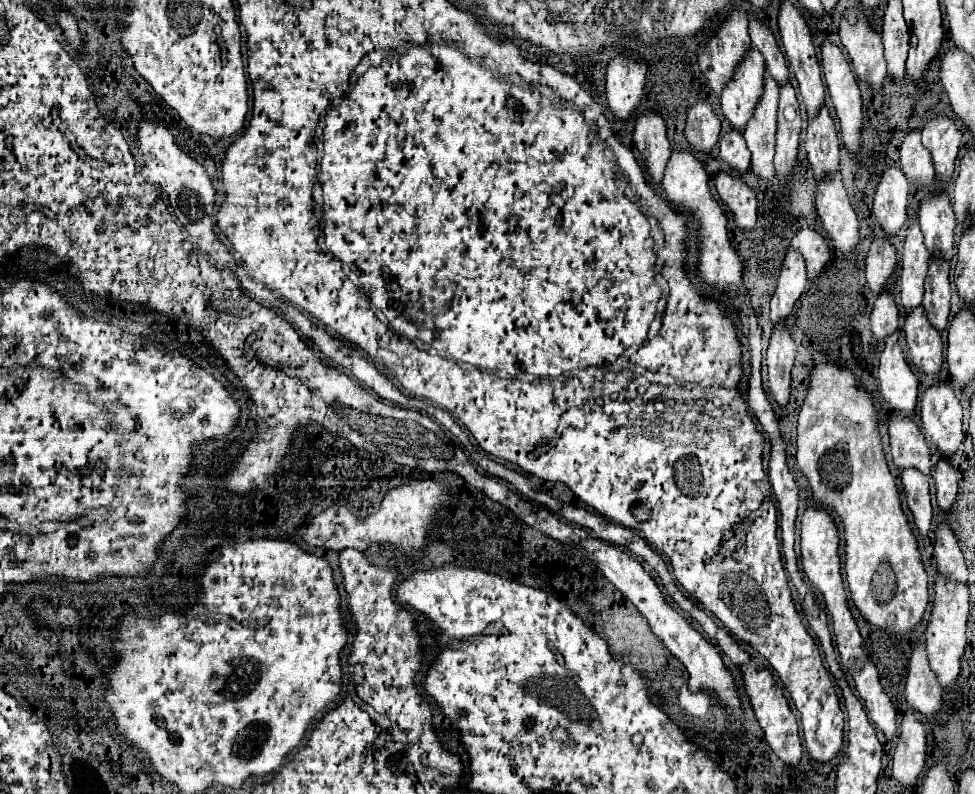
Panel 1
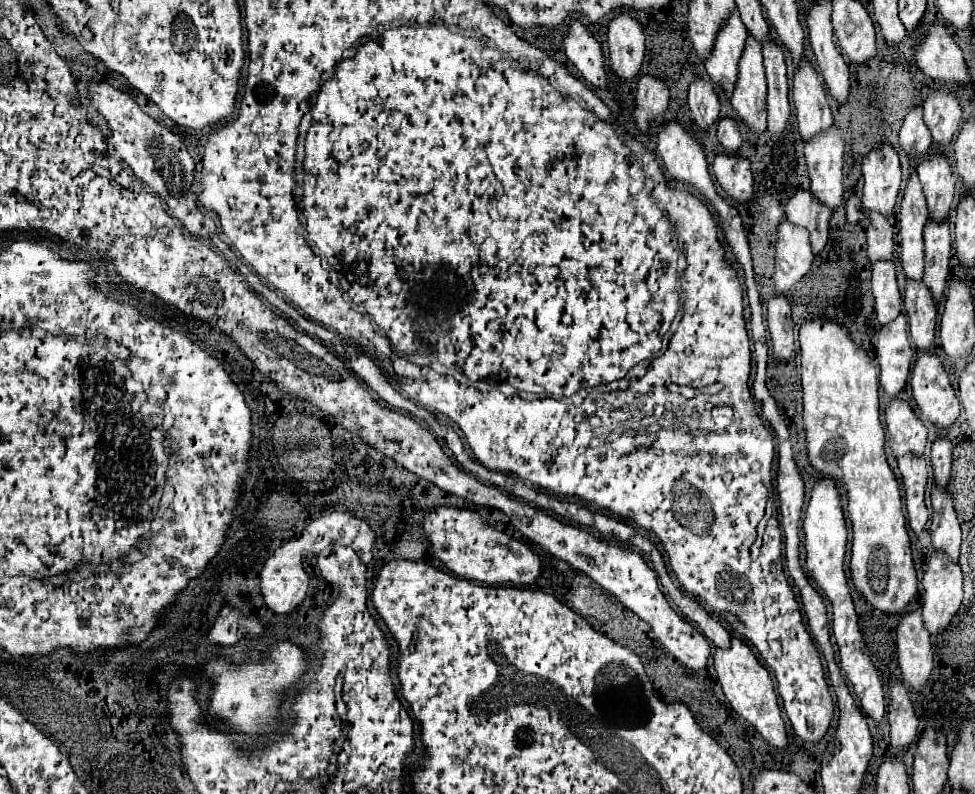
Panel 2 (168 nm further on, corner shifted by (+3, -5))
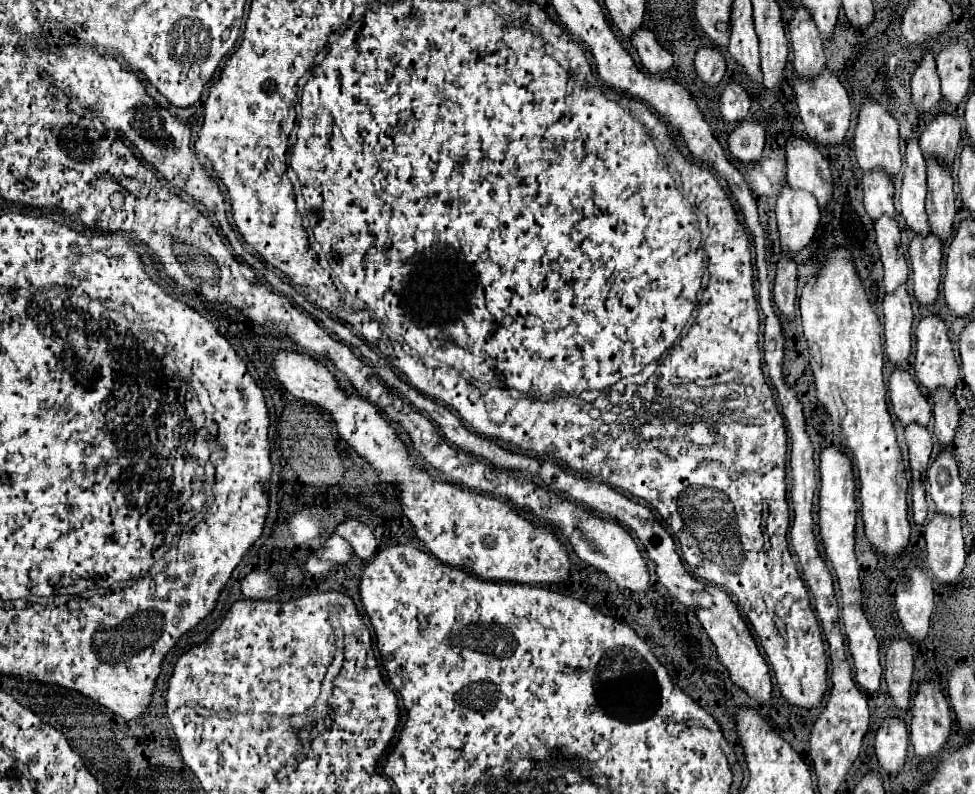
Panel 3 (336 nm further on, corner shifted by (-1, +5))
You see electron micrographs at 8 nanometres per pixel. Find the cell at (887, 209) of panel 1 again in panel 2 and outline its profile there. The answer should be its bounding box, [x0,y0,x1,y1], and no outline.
[862,143,900,217]

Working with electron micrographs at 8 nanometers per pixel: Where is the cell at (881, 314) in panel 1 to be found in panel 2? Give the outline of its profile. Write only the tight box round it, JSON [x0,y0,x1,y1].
[872,261,902,325]

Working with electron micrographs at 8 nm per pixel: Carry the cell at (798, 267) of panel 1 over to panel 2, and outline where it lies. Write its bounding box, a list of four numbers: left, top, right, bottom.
[776,219,814,293]

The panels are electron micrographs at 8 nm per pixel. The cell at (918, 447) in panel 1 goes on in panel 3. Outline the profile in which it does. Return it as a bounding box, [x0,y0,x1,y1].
[890,369,932,427]

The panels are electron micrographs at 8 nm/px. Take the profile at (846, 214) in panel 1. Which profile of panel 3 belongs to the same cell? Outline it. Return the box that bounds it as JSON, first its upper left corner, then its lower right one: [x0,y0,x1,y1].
[792,71,850,145]

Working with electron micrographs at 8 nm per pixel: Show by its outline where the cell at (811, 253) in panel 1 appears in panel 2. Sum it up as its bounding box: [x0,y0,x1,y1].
[784,189,832,253]

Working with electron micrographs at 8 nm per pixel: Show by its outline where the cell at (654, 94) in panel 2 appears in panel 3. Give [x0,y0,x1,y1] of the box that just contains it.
[632,31,672,75]

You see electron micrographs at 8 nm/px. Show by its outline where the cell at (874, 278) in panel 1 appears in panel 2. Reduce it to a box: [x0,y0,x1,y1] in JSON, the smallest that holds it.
[858,205,894,263]

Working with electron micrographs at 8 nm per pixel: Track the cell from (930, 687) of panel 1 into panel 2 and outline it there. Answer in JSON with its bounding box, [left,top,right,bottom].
[896,607,934,689]

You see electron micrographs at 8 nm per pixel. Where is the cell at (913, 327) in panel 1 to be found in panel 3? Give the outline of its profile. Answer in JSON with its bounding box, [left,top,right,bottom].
[910,235,942,309]

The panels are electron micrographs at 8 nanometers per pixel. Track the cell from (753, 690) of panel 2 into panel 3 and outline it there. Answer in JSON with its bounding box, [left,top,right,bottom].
[696,585,772,703]

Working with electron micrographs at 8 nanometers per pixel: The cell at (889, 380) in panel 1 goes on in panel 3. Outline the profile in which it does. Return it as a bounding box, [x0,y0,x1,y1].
[884,285,912,361]

